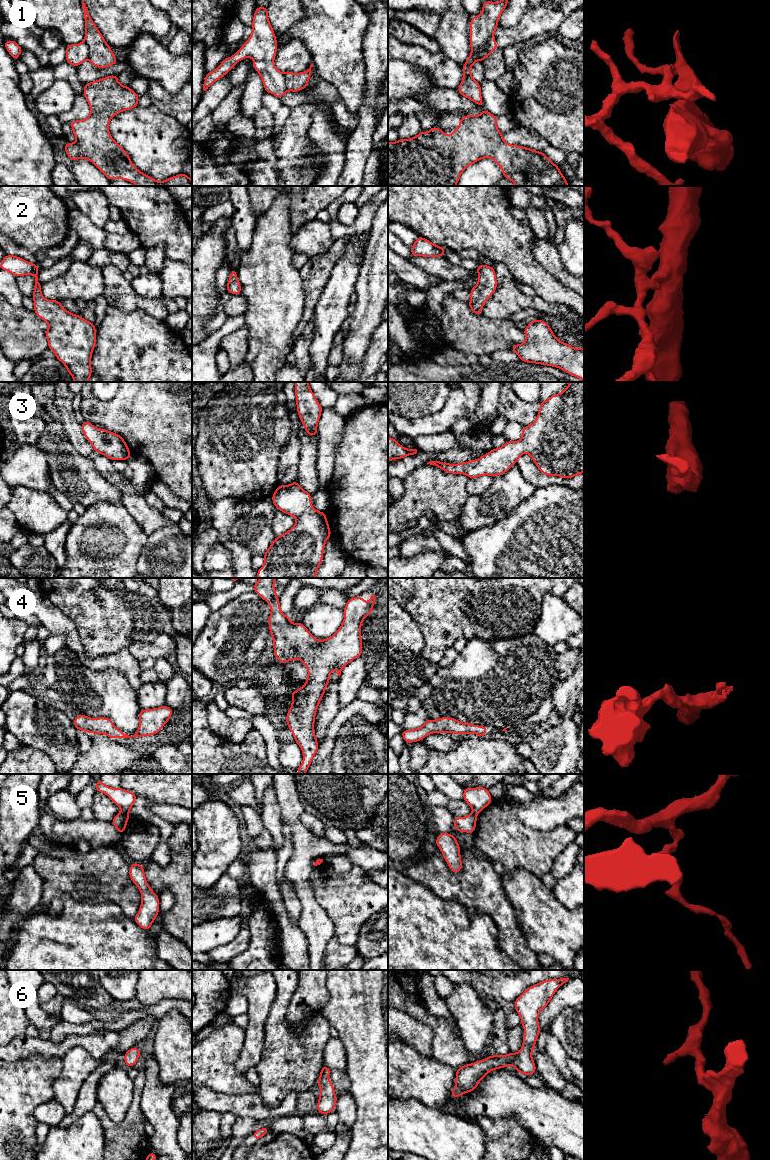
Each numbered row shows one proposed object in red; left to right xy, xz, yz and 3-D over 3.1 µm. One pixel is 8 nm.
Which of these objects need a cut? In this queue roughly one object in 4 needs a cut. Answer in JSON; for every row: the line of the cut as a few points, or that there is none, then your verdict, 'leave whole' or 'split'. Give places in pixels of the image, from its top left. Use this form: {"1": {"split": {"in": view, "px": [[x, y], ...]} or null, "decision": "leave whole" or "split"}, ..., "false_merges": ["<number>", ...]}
{"1": {"split": {"in": "yz", "px": [[493, 37], [480, 52], [481, 60]]}, "decision": "split"}, "2": {"split": null, "decision": "leave whole"}, "3": {"split": null, "decision": "leave whole"}, "4": {"split": null, "decision": "leave whole"}, "5": {"split": {"in": "xy", "px": [[121, 812], [127, 814]]}, "decision": "split"}, "6": {"split": null, "decision": "leave whole"}, "false_merges": ["1", "5"]}

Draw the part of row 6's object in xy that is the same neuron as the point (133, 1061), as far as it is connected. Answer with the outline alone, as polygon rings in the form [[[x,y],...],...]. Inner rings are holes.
[[[132,1047],[124,1053],[126,1067],[135,1066],[140,1055],[141,1051],[137,1047]]]

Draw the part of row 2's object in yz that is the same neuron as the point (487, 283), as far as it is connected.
[[[479,264],[477,274],[478,282],[469,291],[471,300],[468,302],[468,305],[476,315],[482,315],[482,308],[495,292],[498,283],[493,266]]]

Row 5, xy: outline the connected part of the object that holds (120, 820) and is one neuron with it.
[[[118,813],[111,821],[119,833],[124,833],[128,819],[130,818],[129,814]]]

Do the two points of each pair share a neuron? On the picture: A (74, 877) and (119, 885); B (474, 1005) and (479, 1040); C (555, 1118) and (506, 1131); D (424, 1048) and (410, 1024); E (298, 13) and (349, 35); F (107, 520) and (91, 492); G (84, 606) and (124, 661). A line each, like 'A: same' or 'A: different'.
A: same
B: same
C: different
D: same
E: different
F: different
G: different

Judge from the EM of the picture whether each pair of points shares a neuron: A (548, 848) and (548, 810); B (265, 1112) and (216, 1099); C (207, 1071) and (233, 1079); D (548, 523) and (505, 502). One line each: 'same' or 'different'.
A: different
B: same
C: same
D: different

